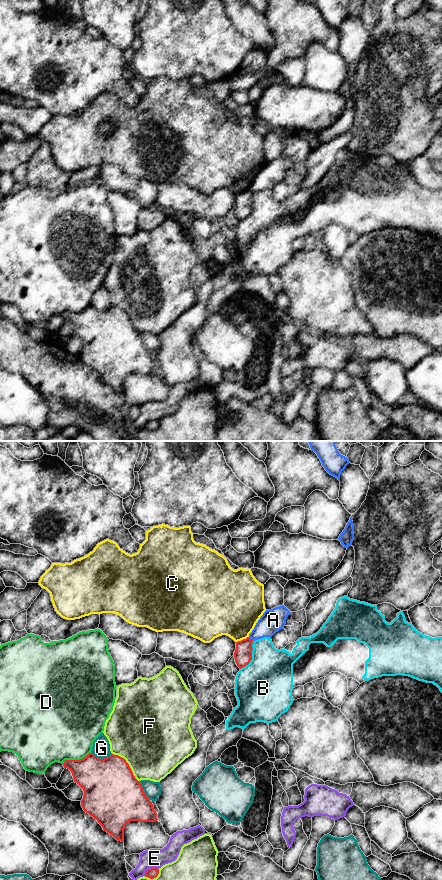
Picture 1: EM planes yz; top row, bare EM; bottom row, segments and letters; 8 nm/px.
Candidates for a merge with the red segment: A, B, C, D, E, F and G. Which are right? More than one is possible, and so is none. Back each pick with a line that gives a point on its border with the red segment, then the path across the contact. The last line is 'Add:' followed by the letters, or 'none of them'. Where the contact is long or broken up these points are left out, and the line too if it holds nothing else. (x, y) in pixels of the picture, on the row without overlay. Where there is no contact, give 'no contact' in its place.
Add: none of them

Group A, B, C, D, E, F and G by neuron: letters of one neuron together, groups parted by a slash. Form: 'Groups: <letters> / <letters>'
Groups: A / B / C / D / E / F / G

